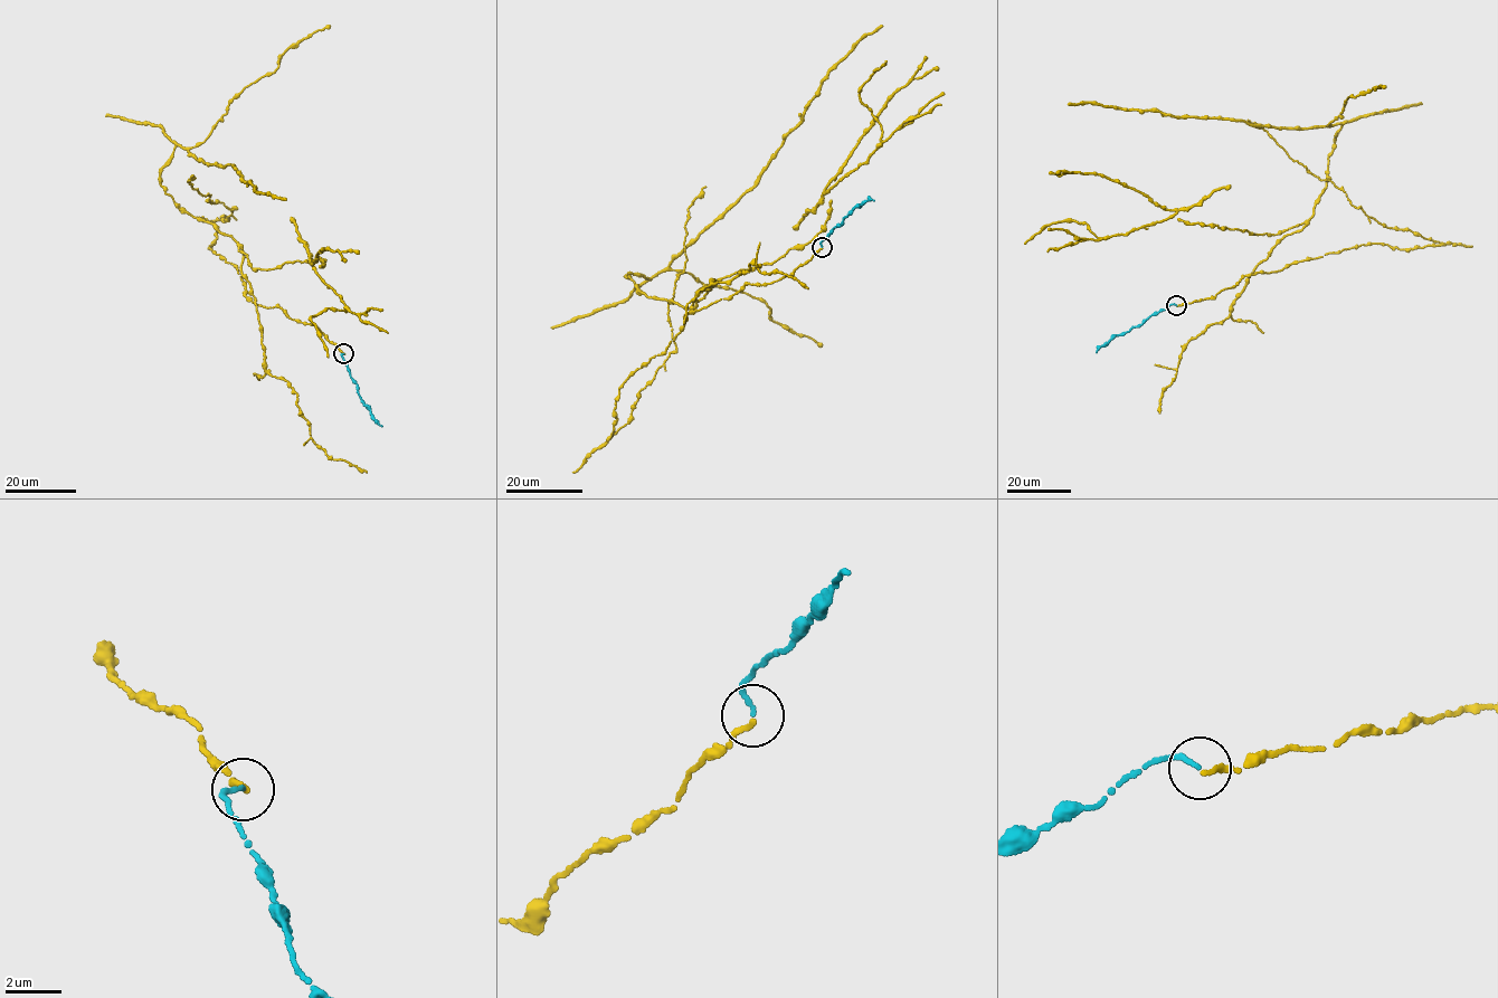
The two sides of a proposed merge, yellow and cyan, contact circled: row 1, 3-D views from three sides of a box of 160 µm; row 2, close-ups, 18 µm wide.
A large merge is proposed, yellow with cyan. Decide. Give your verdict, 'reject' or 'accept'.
accept

